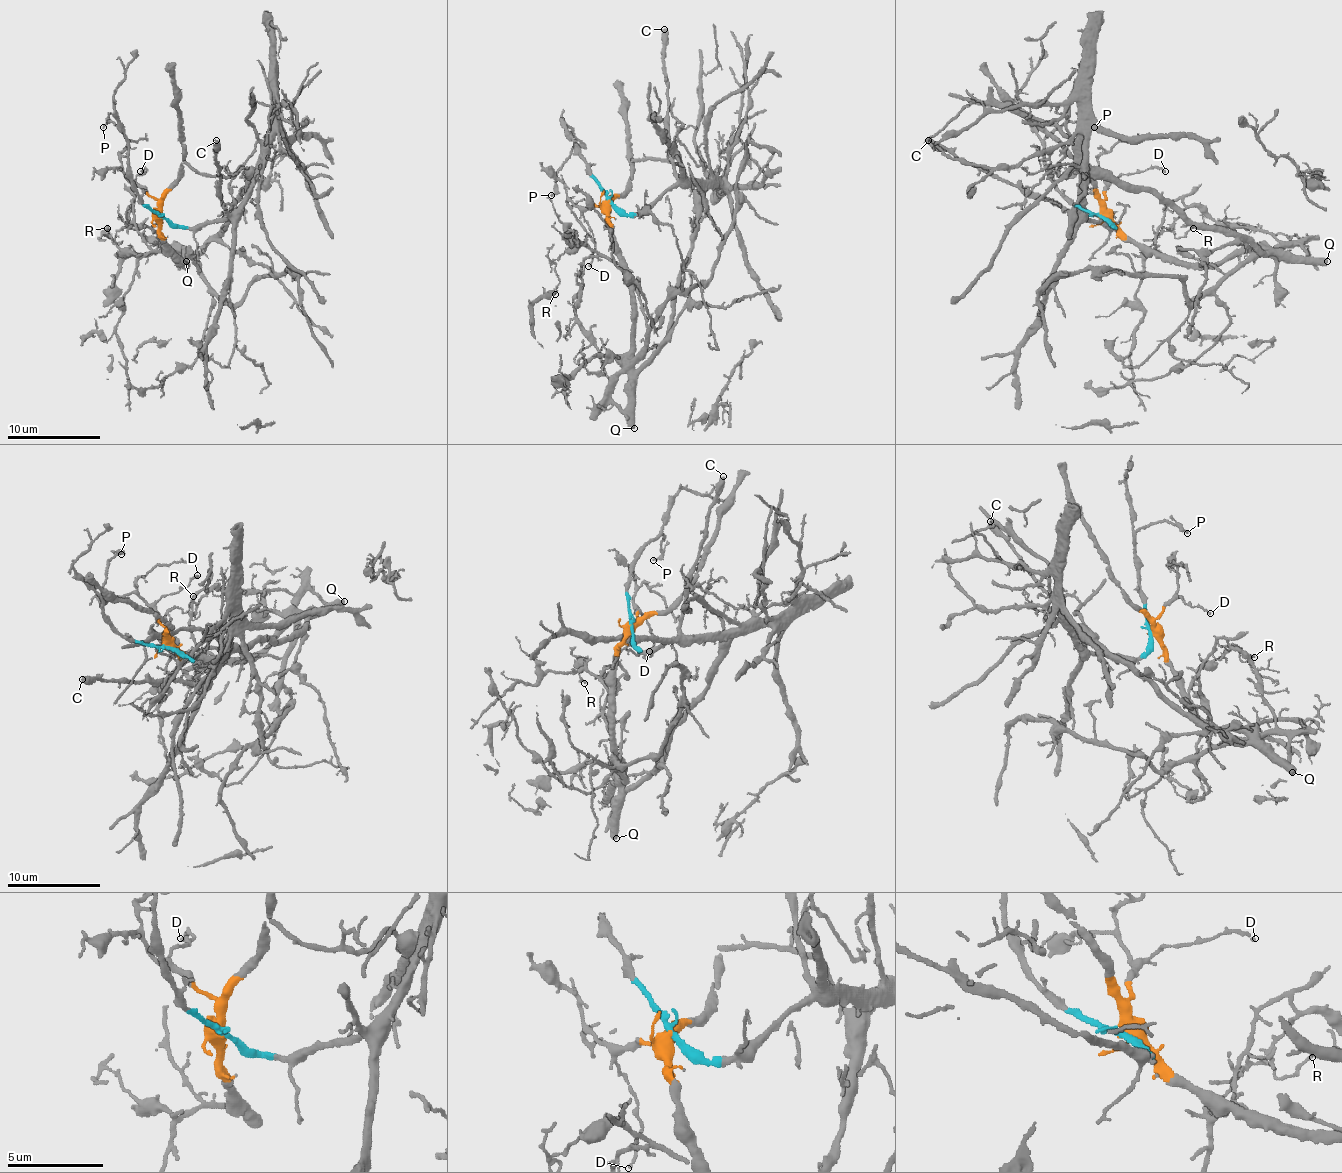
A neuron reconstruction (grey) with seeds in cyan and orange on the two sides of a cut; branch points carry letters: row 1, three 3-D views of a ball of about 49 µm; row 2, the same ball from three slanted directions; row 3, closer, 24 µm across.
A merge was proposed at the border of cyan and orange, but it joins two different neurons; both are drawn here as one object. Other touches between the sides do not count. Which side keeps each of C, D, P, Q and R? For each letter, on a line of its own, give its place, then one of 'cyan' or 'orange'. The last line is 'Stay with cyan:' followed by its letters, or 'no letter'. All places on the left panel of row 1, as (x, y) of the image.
C: (216, 140) | cyan
D: (140, 171) | orange
P: (103, 127) | cyan
Q: (186, 261) | orange
R: (107, 228) | orange
Stay with cyan: C, P

